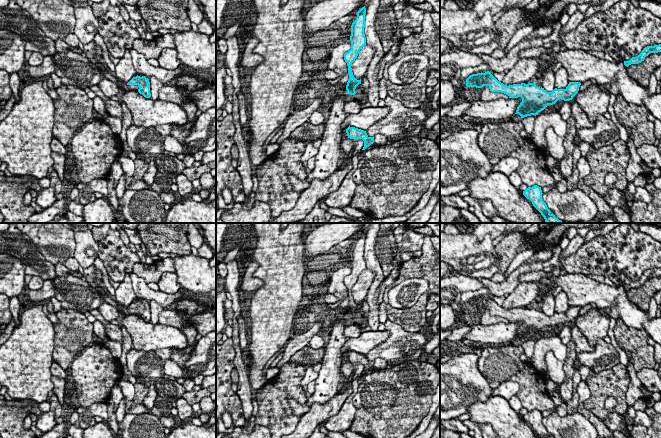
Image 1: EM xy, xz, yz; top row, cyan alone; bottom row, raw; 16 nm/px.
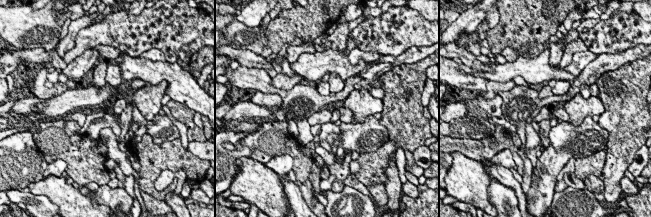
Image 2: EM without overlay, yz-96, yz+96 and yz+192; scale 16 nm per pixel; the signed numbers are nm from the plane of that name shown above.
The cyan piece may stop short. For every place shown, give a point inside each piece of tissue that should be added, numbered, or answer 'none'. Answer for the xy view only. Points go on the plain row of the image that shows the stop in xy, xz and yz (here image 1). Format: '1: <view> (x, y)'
none

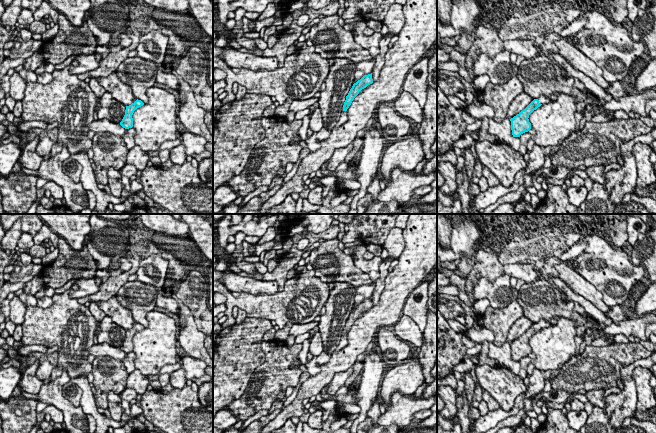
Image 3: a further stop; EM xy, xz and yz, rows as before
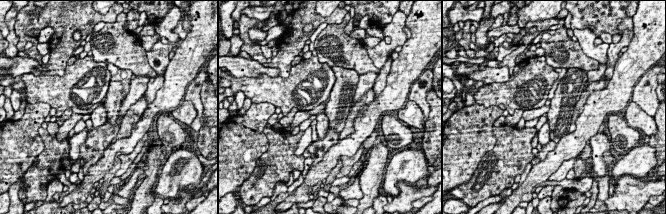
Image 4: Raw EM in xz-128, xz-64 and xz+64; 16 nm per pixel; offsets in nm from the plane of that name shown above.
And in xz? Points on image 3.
1: xz (343, 342)

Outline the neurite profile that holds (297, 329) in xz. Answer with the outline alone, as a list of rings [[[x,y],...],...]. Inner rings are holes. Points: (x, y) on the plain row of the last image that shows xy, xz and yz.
[[[309,322],[306,324],[293,324],[293,326],[290,329],[289,335],[290,336],[298,336],[304,333],[309,332],[312,330],[315,326],[318,326],[319,322]]]

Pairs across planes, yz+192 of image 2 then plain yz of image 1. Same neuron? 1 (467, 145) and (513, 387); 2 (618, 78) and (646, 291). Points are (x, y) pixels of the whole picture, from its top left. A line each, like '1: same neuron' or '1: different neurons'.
1: different neurons
2: same neuron

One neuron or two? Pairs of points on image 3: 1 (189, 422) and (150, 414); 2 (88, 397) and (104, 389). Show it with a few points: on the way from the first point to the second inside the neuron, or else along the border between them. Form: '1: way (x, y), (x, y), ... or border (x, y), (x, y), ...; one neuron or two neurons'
1: way (179, 414), (160, 414); one neuron
2: border (93, 394), (97, 408); two neurons

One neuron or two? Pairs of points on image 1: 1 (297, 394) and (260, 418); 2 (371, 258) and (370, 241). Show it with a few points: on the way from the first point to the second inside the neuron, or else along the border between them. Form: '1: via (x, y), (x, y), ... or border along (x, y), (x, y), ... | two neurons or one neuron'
1: via (288, 393), (285, 393), (269, 409) | one neuron
2: via (370, 254), (370, 245) | one neuron

